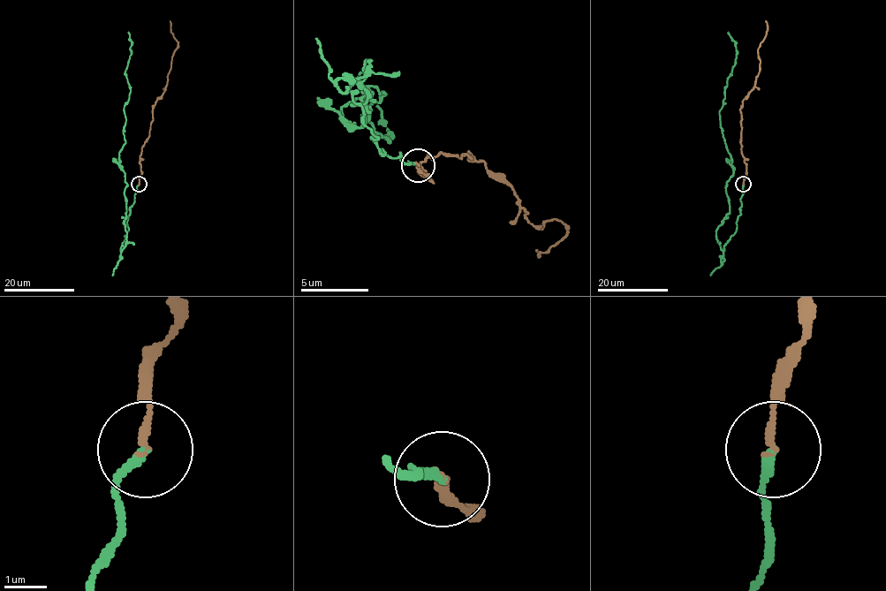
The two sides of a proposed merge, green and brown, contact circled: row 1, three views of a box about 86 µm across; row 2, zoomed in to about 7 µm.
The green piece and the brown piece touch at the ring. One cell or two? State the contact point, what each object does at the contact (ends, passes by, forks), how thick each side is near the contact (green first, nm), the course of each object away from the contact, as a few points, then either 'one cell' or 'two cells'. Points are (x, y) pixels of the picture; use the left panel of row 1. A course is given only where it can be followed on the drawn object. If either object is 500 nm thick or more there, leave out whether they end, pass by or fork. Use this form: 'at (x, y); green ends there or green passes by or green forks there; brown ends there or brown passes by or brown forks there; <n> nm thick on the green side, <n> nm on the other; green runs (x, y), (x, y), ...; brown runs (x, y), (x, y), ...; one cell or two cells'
at (139, 184); green ends there; brown ends there; 200 nm thick on the green side, 150 nm on the other; green runs (140, 185), (122, 251), (127, 183), (119, 153), (131, 91), (128, 32); brown runs (140, 185), (142, 146), (148, 136), (152, 108), (166, 84), (172, 54), (177, 44), (170, 31), (170, 20); one cell

